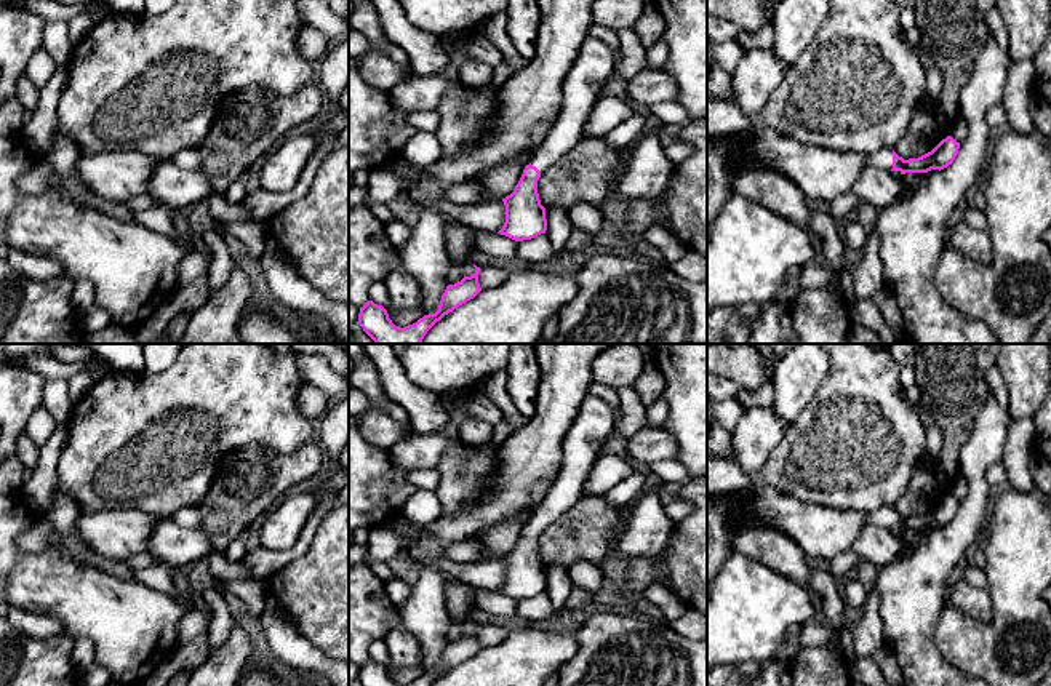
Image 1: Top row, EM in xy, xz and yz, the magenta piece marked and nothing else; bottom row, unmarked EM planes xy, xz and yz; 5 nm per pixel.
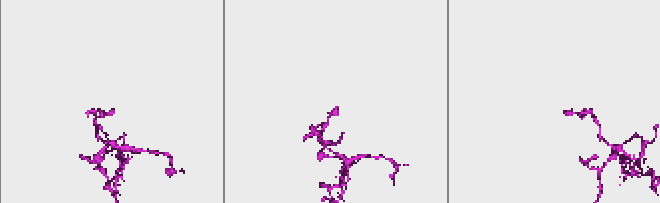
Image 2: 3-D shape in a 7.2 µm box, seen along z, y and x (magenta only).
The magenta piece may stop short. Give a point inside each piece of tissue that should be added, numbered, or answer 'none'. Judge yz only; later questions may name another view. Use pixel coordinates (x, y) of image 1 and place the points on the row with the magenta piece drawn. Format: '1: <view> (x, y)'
1: yz (883, 159)

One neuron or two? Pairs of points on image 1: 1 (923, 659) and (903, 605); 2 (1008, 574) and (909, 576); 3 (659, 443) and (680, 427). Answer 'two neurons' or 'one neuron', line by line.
1: one neuron
2: two neurons
3: two neurons

